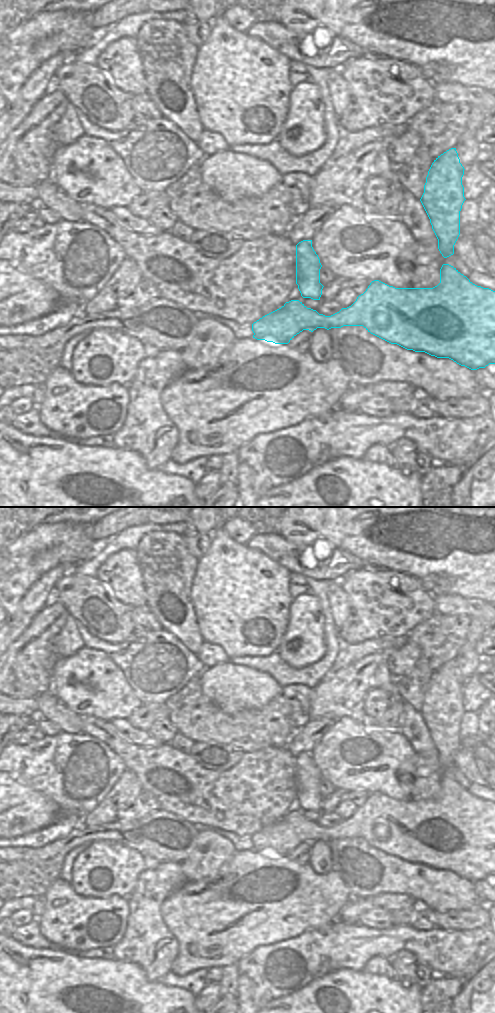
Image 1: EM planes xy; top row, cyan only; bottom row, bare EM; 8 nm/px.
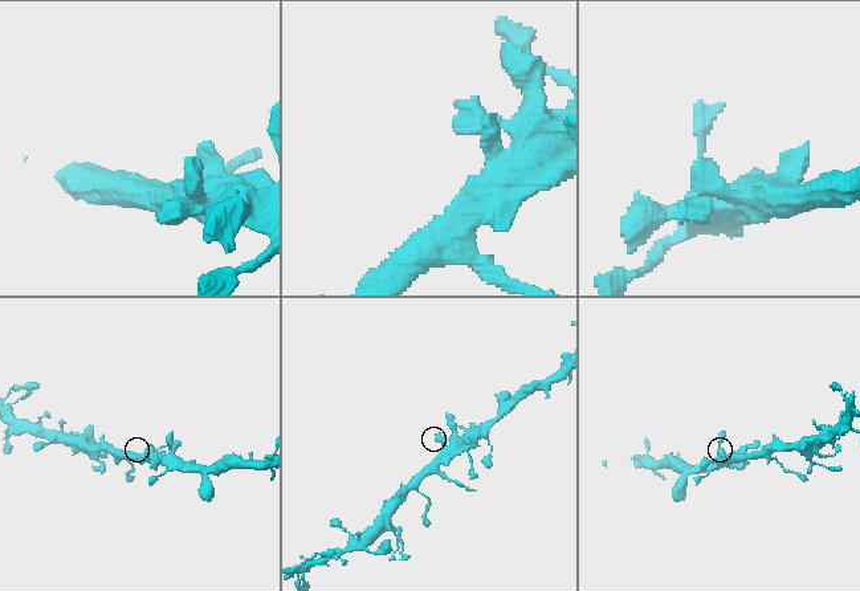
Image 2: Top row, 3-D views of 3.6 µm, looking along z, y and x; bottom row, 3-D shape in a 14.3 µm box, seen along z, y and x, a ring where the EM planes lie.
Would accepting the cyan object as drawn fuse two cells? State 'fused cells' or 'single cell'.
single cell

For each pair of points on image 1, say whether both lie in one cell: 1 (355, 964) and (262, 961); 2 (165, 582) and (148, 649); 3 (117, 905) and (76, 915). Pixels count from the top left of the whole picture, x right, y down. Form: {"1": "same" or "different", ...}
{"1": "same", "2": "different", "3": "same"}

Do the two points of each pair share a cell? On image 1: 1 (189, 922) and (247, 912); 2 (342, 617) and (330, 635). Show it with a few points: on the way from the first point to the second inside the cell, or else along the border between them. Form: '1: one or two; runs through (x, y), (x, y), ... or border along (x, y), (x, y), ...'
1: one; runs through (203, 921), (221, 921), (233, 914)
2: two; border along (329, 603), (333, 624), (339, 630)

